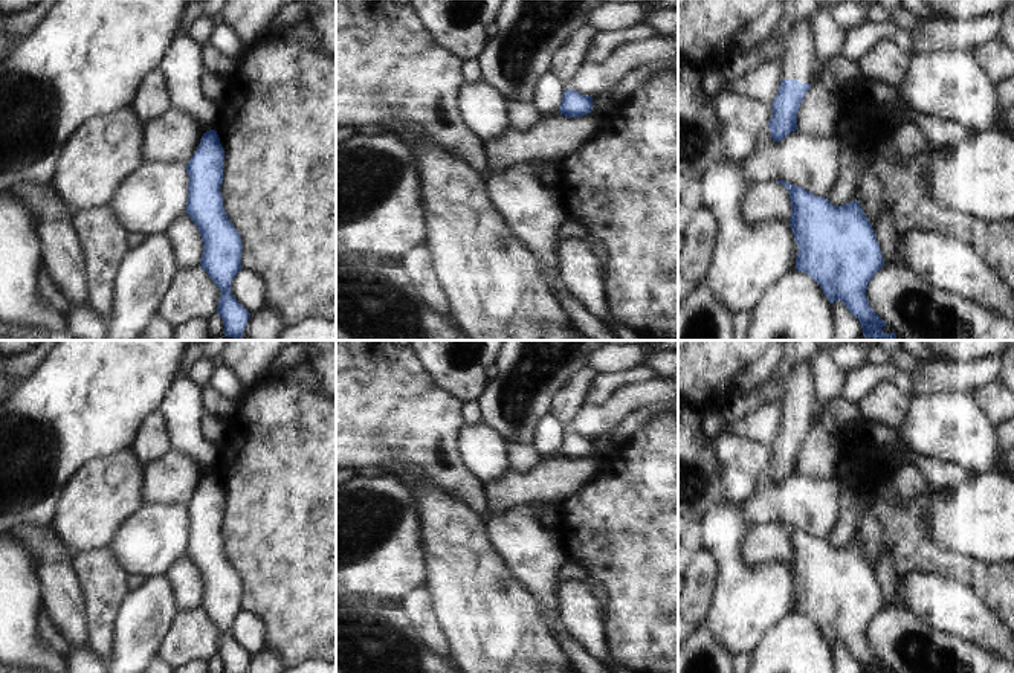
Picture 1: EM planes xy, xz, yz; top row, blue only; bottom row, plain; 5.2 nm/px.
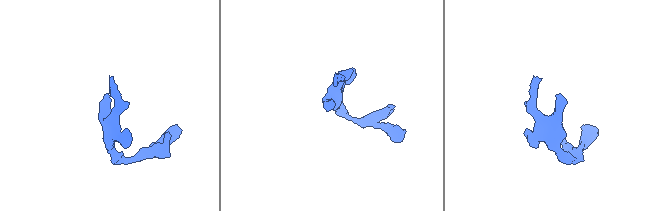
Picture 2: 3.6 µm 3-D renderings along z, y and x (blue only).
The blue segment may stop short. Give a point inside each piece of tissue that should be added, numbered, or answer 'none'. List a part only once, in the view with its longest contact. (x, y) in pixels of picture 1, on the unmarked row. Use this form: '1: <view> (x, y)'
1: yz (799, 406)

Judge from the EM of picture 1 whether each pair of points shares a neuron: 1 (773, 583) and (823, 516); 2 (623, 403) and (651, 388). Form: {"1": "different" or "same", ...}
{"1": "different", "2": "same"}

